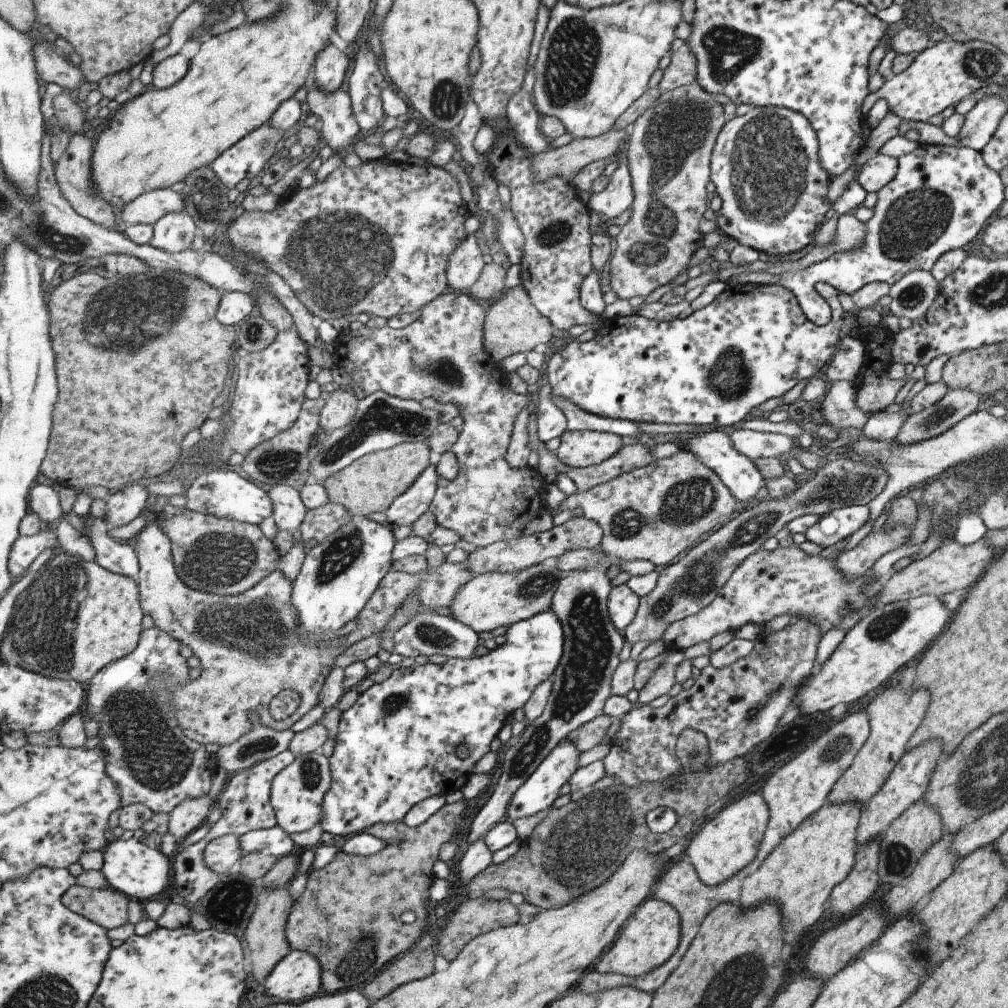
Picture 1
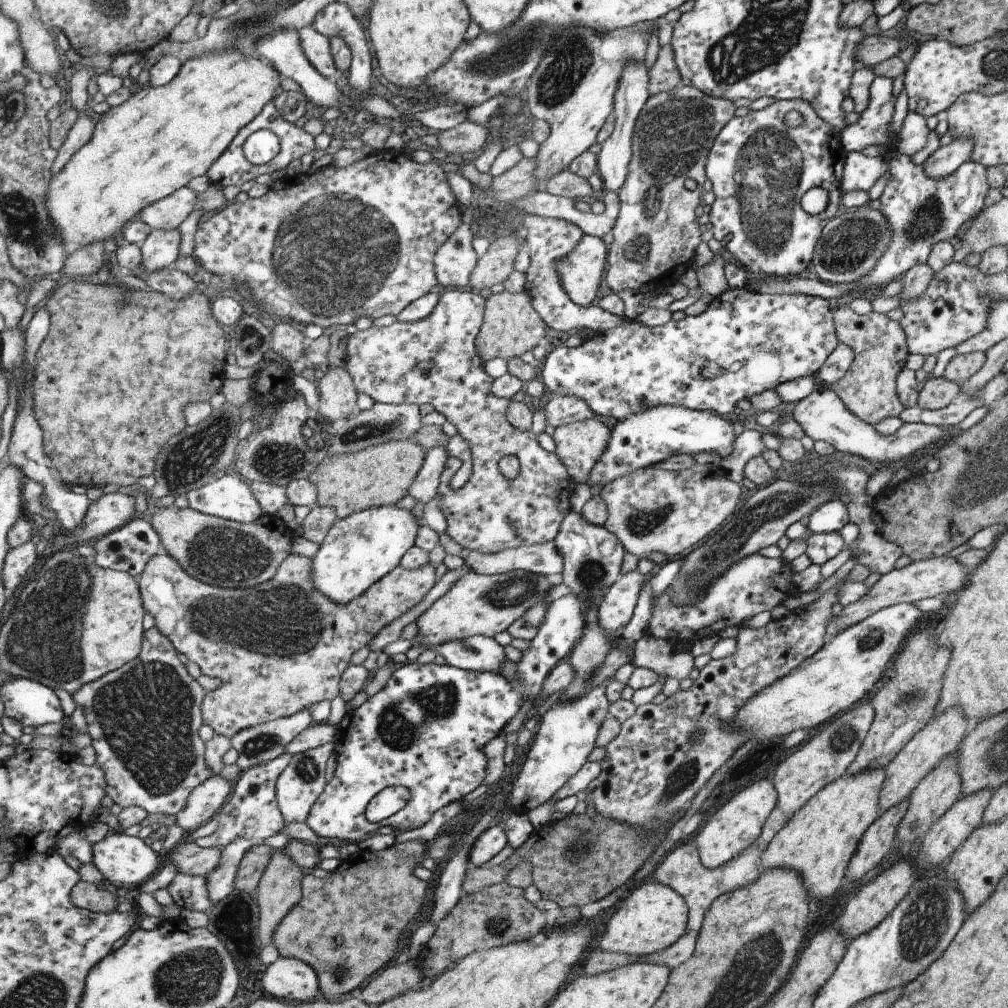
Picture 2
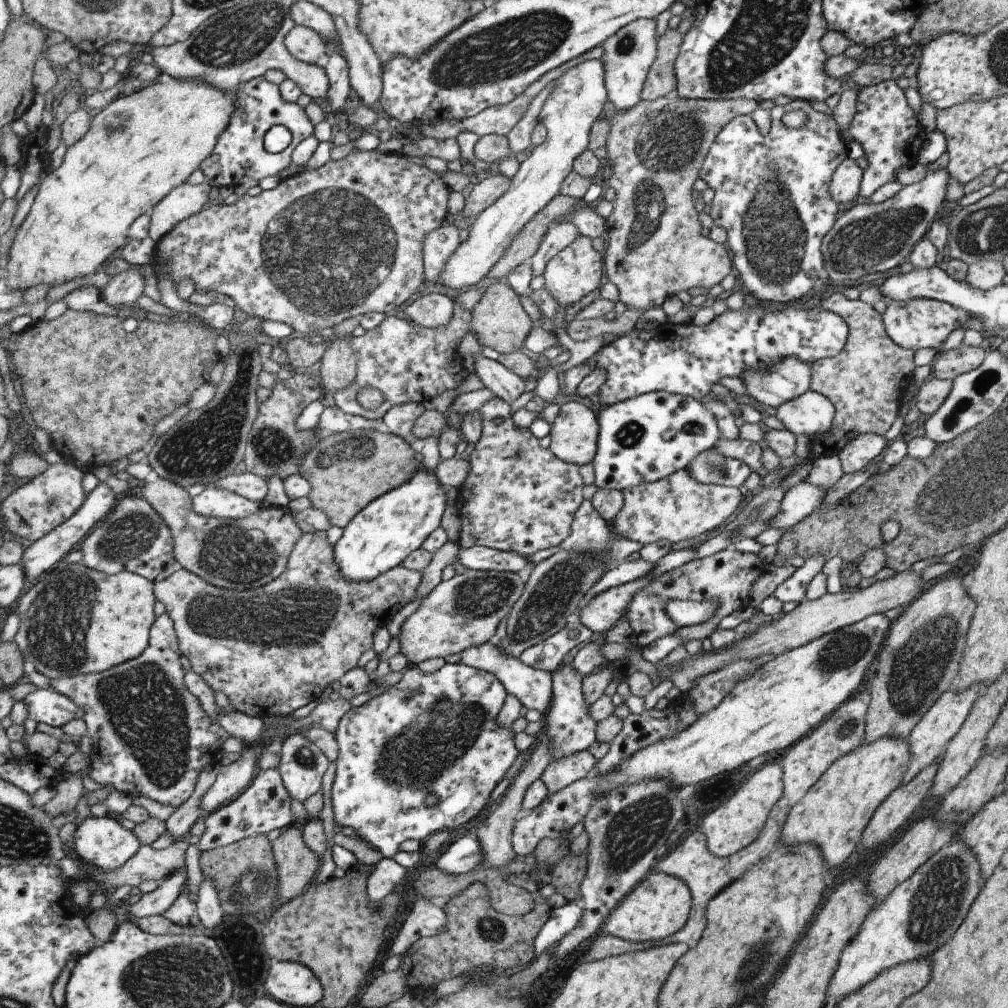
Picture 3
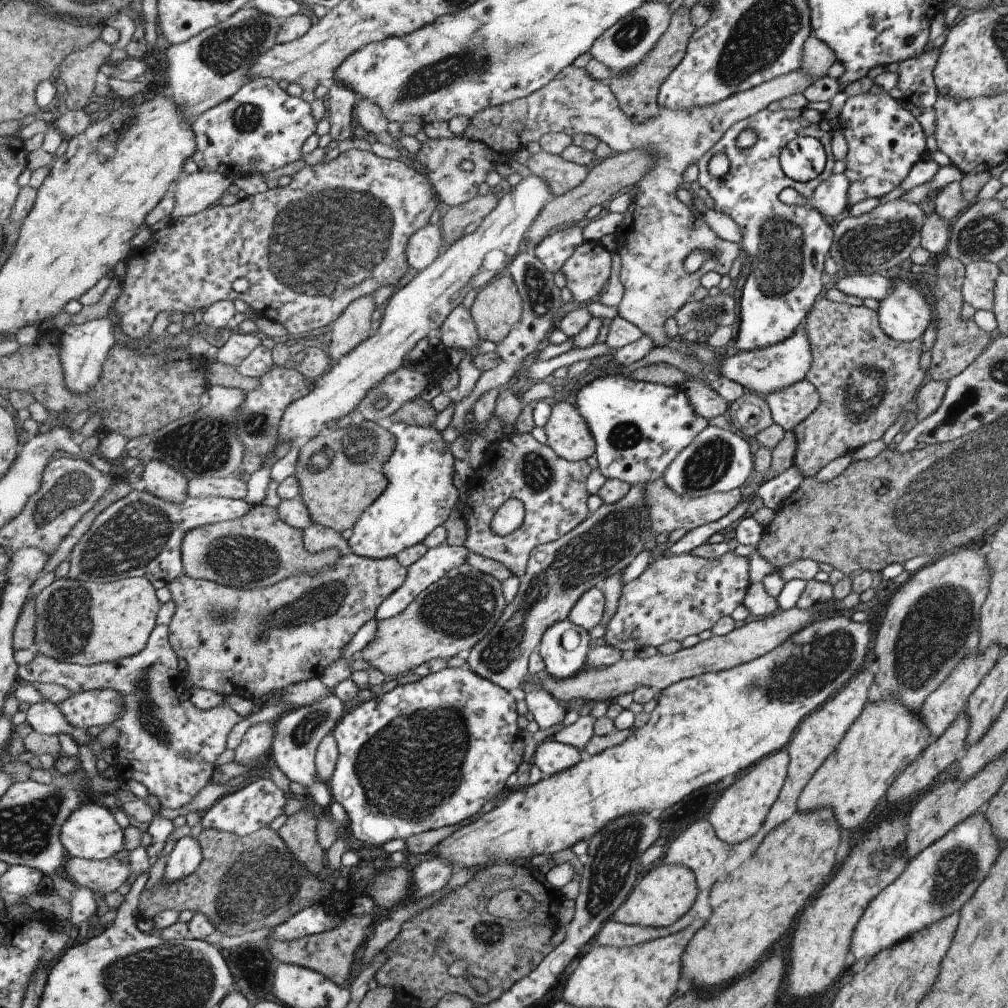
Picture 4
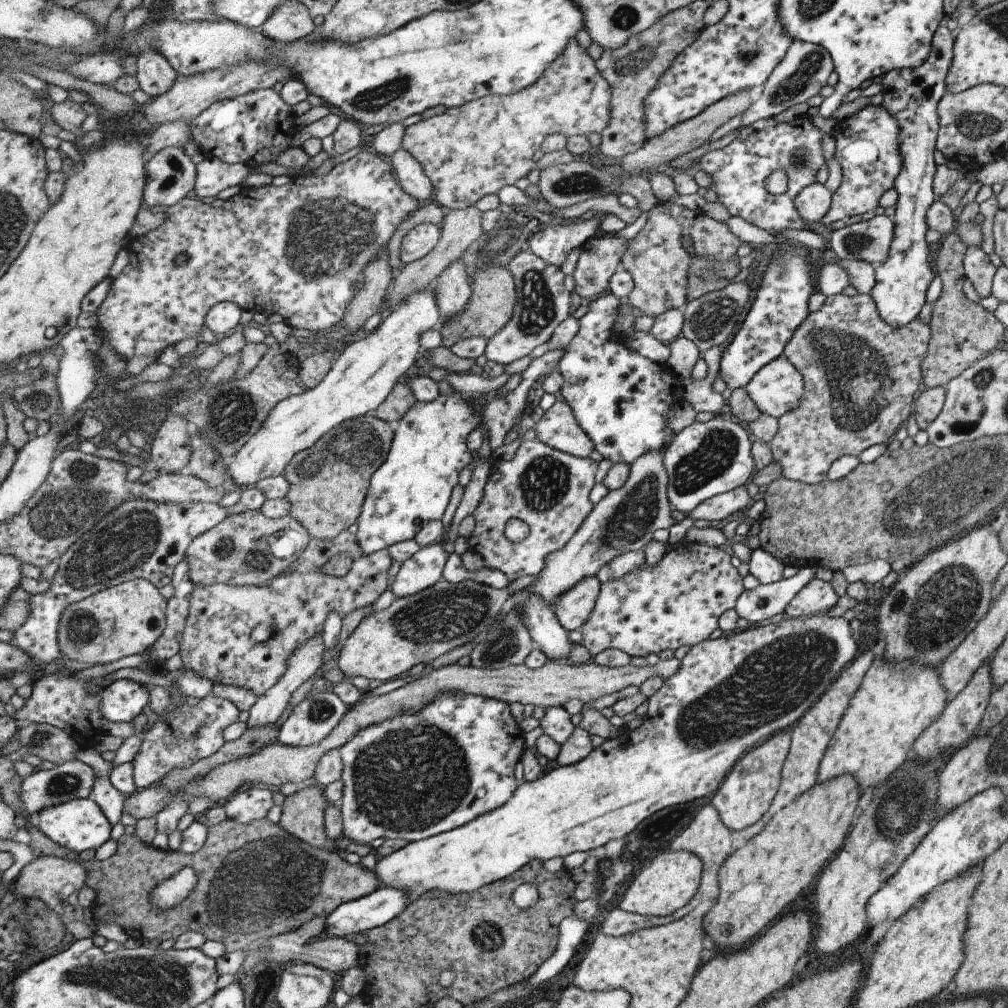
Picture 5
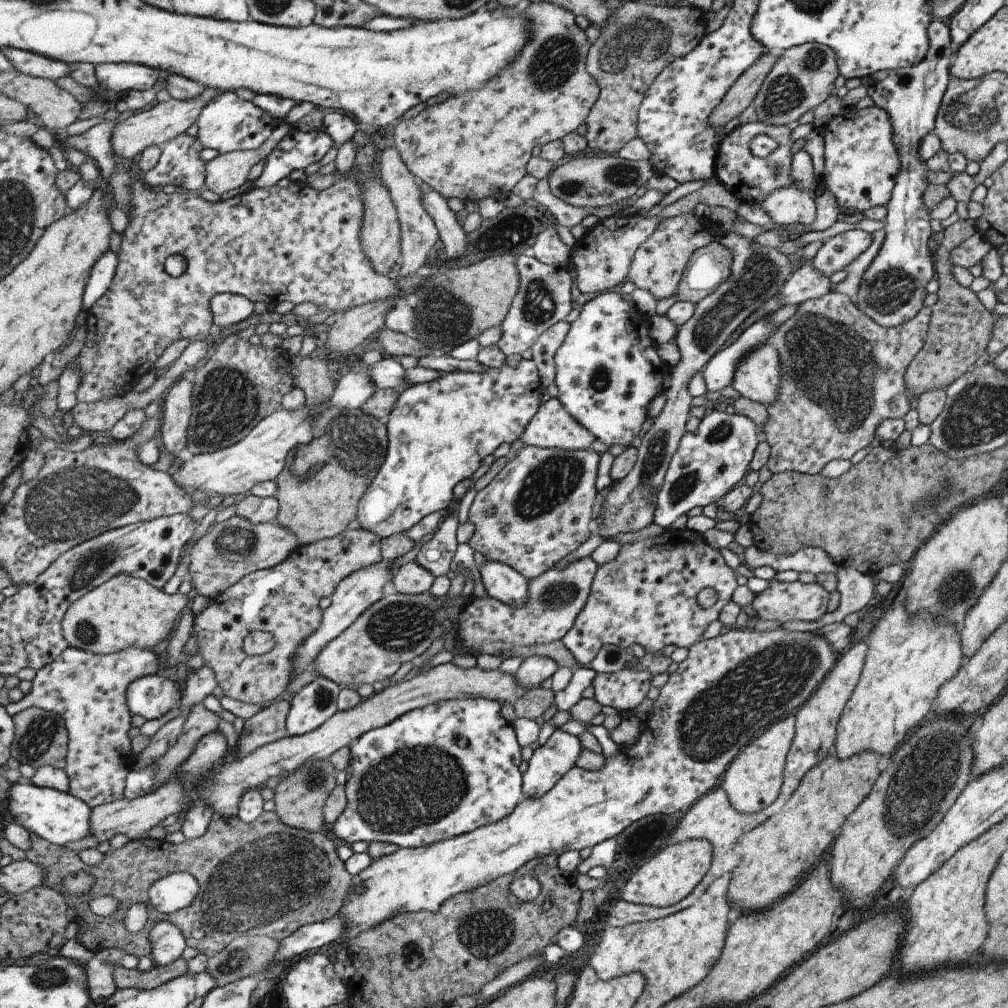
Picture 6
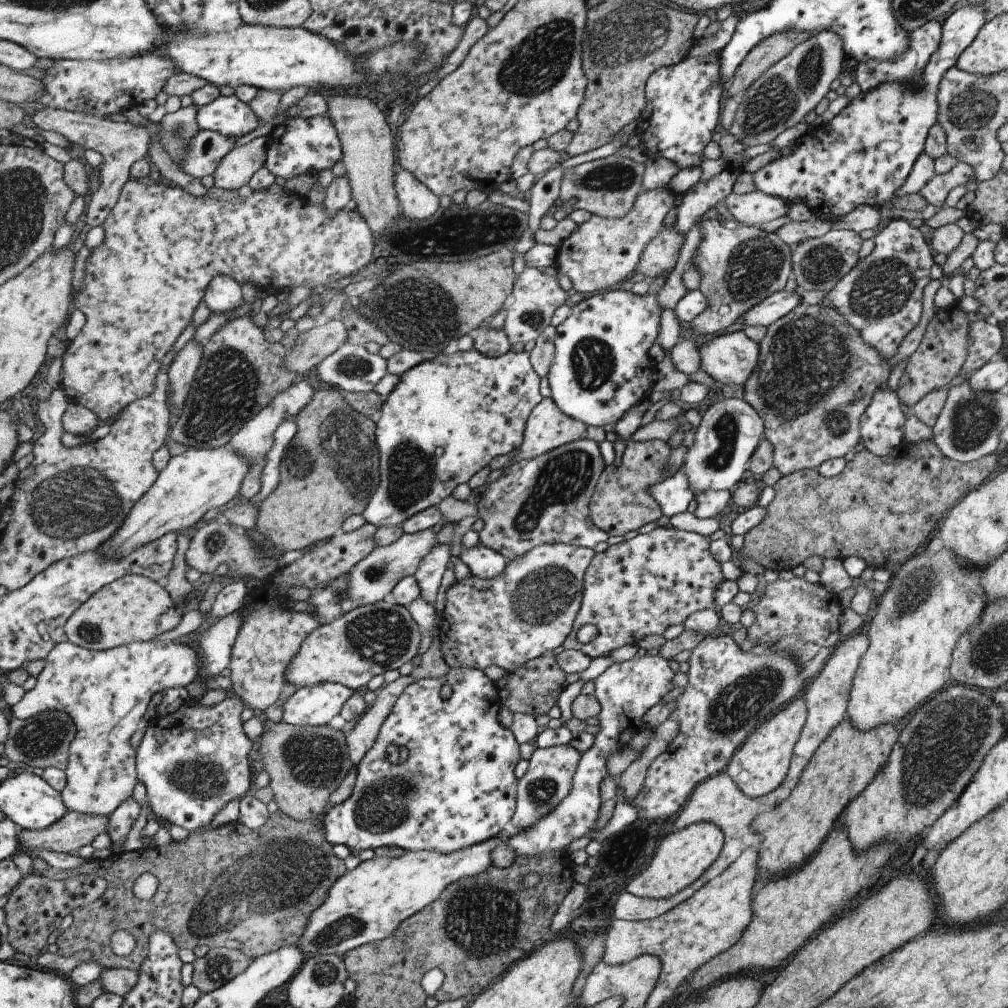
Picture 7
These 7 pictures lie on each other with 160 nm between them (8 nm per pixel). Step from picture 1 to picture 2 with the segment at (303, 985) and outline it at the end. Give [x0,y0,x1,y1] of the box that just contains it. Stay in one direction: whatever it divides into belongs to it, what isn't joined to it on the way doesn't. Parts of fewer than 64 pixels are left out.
[263,957,321,1003]

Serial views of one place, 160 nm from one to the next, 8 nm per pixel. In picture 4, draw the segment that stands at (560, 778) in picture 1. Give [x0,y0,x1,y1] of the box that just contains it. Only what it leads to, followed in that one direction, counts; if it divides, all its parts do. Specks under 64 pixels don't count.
[538,618,588,679]

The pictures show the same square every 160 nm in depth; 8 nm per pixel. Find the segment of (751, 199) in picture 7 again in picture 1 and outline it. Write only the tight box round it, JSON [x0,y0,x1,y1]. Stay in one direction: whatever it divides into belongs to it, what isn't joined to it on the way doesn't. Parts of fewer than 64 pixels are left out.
[856,154,897,192]

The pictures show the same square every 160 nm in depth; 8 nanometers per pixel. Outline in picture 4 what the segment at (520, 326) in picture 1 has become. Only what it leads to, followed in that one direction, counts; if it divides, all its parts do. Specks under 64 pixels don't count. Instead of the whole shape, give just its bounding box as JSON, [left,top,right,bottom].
[470,272,523,345]

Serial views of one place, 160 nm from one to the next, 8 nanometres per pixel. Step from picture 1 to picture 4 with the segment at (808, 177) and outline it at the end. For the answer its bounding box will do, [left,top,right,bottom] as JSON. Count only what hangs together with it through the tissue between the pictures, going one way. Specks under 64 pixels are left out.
[696,107,835,353]

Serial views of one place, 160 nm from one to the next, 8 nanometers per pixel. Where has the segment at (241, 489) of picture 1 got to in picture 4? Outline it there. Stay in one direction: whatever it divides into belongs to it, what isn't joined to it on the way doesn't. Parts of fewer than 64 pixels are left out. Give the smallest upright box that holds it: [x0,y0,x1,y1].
[67,489,252,589]

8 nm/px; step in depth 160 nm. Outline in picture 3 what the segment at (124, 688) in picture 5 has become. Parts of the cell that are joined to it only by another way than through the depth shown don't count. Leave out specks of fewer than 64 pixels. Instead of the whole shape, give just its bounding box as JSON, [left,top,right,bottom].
[23,688,86,727]

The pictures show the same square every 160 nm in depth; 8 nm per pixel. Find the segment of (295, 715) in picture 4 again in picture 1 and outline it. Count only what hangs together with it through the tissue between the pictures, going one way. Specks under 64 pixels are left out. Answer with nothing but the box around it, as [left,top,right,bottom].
[272,753,332,833]

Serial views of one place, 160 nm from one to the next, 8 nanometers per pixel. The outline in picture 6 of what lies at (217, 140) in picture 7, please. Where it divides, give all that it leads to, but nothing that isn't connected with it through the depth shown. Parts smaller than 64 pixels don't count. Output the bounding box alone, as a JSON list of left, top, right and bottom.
[143,133,207,190]

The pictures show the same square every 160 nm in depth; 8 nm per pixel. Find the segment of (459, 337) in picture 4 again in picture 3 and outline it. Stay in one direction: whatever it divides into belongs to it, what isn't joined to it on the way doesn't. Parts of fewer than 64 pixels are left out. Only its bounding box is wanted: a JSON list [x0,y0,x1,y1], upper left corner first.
[474,352,525,404]

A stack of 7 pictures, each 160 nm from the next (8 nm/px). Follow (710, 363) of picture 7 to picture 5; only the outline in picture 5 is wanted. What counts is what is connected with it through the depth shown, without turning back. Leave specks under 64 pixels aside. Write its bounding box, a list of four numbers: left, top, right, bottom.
[743,354,804,419]

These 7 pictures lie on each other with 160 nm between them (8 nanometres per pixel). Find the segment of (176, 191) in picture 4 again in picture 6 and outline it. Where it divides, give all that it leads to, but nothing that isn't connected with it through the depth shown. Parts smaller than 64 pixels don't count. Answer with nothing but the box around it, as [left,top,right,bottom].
[206,121,293,195]

